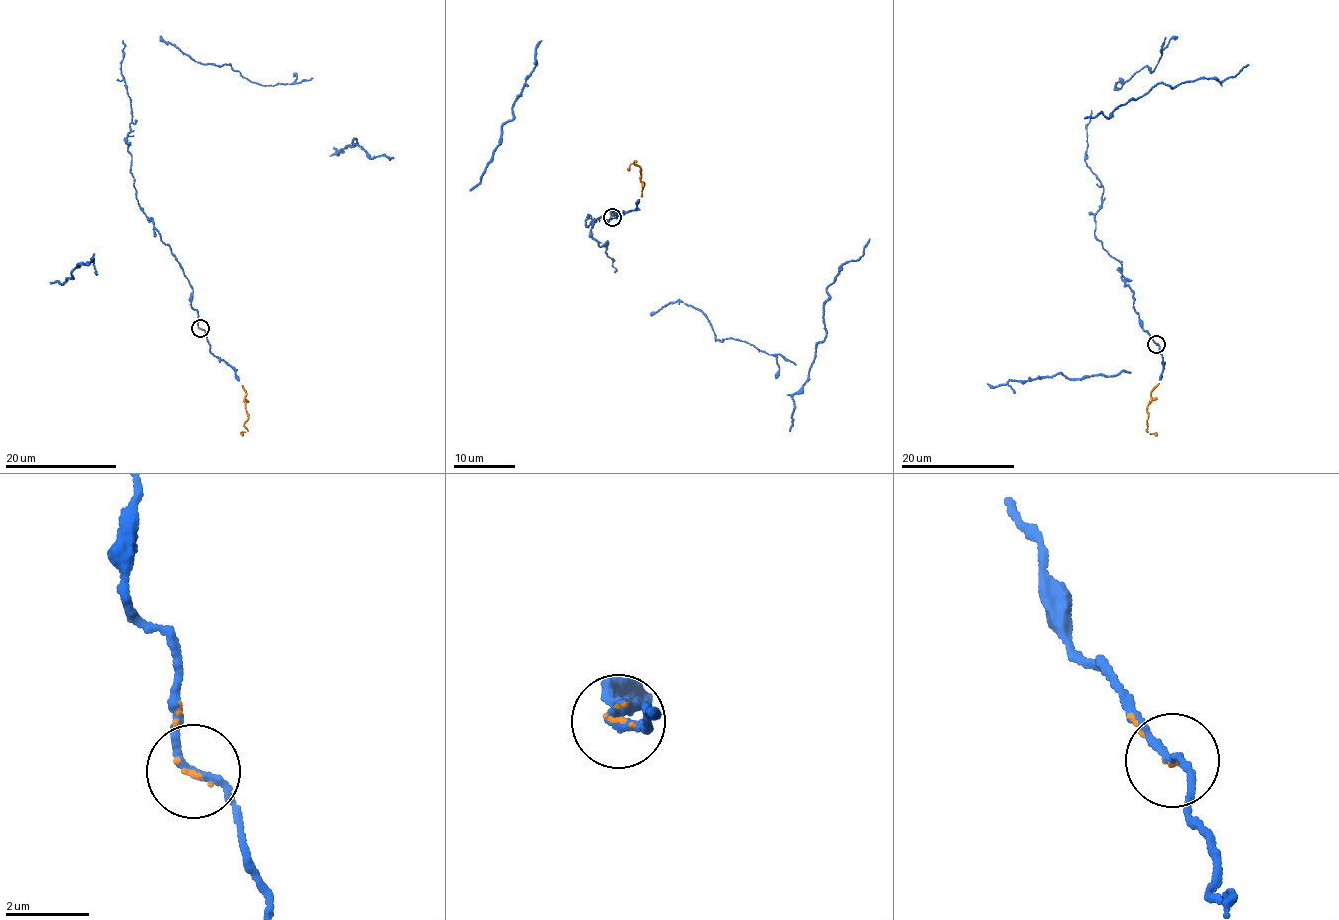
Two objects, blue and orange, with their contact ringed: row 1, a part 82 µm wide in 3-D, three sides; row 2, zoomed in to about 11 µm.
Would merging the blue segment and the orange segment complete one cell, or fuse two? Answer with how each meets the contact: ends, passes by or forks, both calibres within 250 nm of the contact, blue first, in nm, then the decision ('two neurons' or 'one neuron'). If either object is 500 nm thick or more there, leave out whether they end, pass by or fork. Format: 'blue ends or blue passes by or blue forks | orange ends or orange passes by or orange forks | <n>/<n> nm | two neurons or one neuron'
blue passes by | orange ends | 180/70 nm | one neuron

